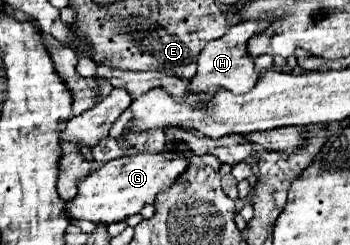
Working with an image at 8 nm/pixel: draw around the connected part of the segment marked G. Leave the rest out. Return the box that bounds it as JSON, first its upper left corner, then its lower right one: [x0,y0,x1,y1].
[66,148,188,224]

